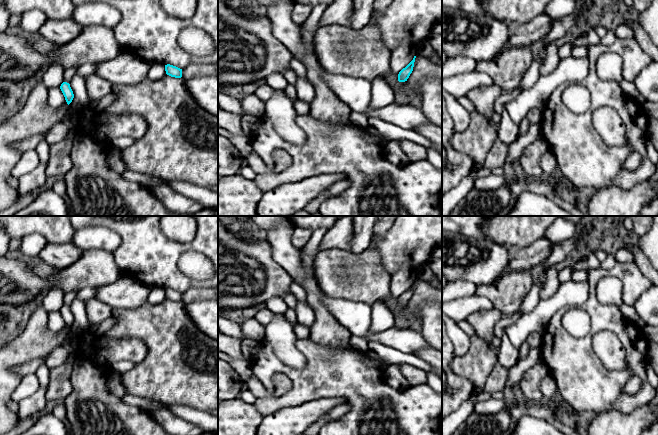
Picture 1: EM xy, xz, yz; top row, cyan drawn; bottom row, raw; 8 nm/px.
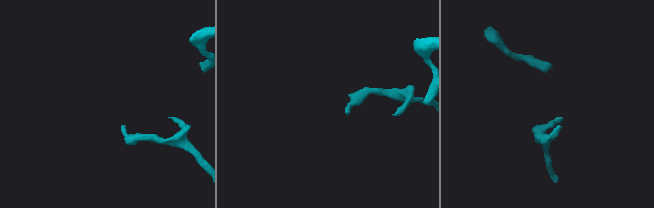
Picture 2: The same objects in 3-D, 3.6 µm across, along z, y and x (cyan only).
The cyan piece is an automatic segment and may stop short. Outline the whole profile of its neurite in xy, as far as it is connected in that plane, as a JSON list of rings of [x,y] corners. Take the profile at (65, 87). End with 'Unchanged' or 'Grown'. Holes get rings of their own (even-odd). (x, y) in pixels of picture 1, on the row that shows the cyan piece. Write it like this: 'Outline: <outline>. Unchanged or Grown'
Outline: [[[63,82],[60,86],[60,89],[65,97],[67,104],[69,105],[74,98],[74,94],[73,94],[73,91],[70,87],[70,84],[67,82]]]. Unchanged

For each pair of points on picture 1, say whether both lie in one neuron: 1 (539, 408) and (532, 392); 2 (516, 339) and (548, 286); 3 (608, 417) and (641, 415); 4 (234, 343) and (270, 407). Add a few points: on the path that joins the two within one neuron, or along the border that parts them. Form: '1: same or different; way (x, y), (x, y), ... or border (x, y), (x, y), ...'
1: different; border (541, 380), (540, 392), (542, 399), (534, 403)
2: different; border (559, 283), (559, 286), (550, 296), (541, 299)
3: same; way (616, 419), (633, 419)
4: different; border (251, 364), (251, 369), (255, 376)

